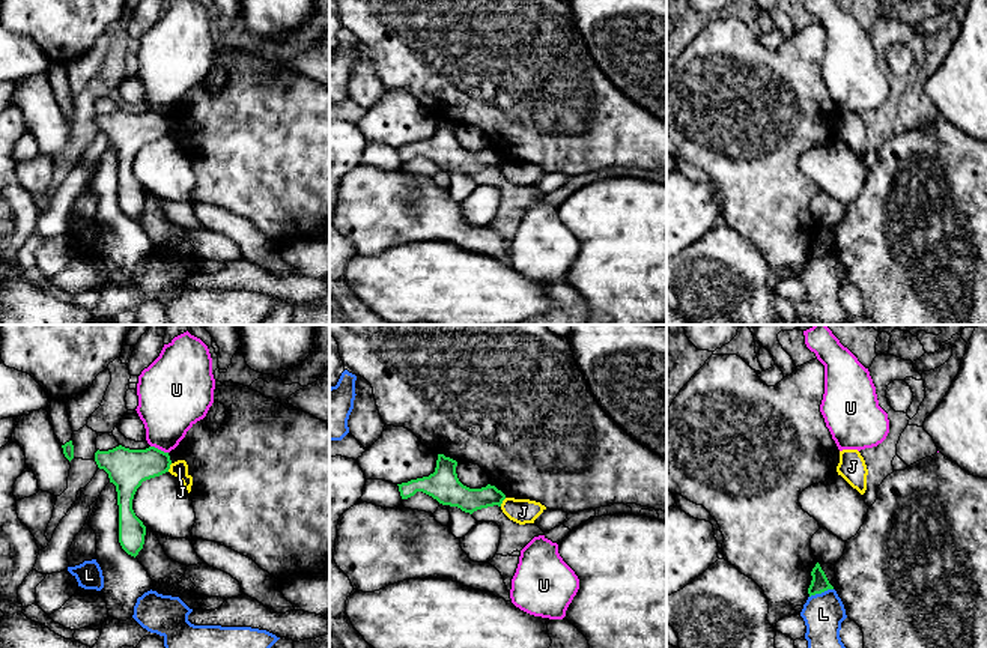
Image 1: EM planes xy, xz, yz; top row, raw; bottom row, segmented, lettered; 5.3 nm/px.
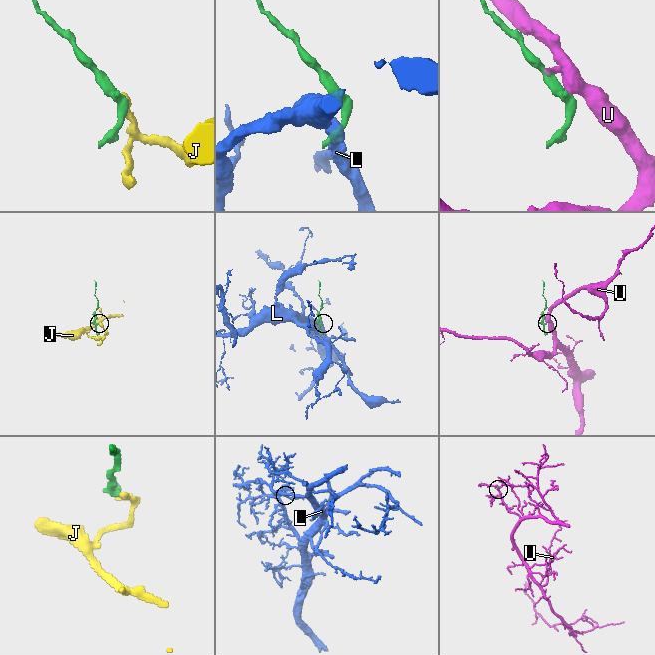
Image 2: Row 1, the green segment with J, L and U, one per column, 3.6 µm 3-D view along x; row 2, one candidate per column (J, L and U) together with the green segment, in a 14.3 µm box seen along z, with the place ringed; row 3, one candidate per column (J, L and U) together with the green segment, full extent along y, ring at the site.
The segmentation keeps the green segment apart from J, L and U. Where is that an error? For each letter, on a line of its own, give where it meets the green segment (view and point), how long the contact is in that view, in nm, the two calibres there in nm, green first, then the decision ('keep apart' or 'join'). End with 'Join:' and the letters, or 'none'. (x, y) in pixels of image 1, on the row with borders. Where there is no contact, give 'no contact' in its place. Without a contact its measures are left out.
J: xy (169, 468) | 50 nm | 220/90 nm | keep apart
L: yz (820, 593) | 140 nm | 90/220 nm | keep apart
U: xy (160, 450) | 100 nm | 220/320 nm | keep apart
Join: none

